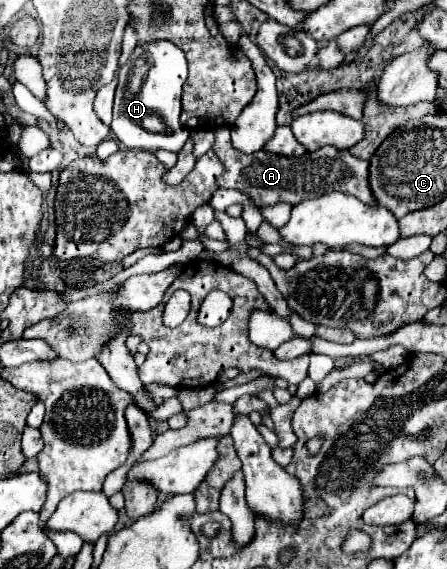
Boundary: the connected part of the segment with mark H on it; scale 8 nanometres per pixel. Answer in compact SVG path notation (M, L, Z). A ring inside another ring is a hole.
M170 40L144 42L132 50L128 62L118 72L114 120L110 126L124 148L148 150L148 152L156 152L164 148L174 154L180 152L180 148L188 138L188 128L184 128L178 120L182 110L180 94L186 76L188 76L188 66L184 52ZM138 58L142 60L140 68L136 68ZM150 126L162 126L162 128L152 130Z

